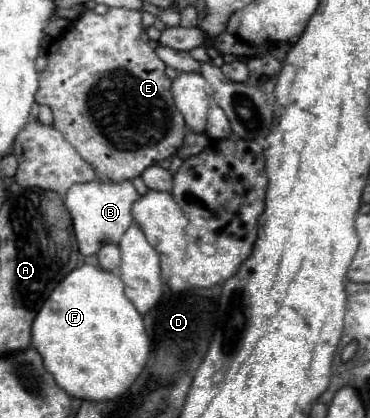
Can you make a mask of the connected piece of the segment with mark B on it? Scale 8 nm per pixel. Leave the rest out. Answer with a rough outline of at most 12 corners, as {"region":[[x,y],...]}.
{"region":[[131,181],[73,185],[65,205],[81,255],[133,225]]}

